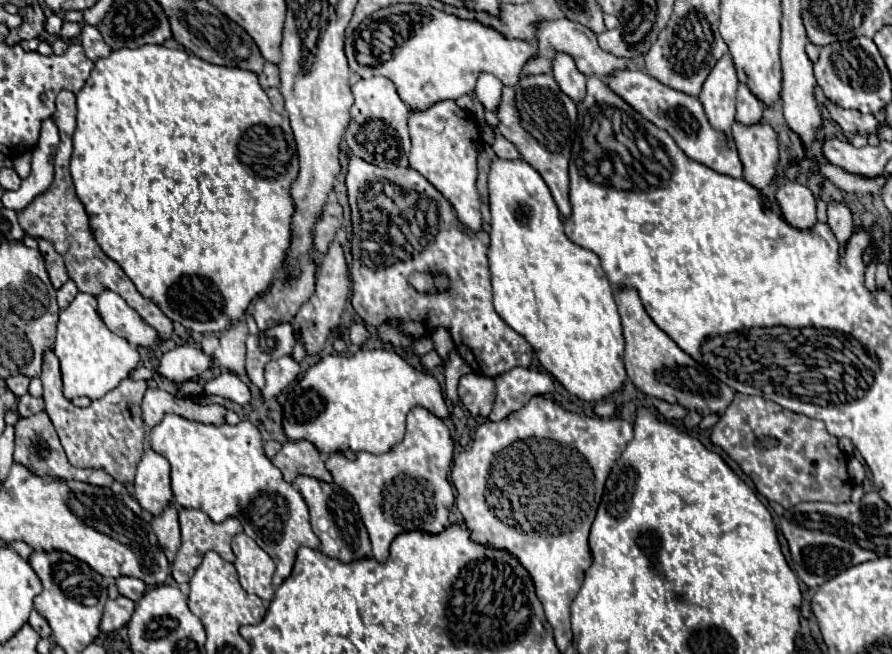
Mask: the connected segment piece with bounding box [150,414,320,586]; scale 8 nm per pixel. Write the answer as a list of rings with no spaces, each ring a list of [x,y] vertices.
[[[166,414],[164,420],[152,428],[150,444],[152,450],[168,458],[172,466],[170,478],[174,482],[172,490],[176,504],[184,508],[204,510],[214,522],[224,522],[226,518],[238,518],[244,526],[244,532],[274,560],[276,564],[276,572],[272,578],[274,586],[280,586],[290,576],[300,546],[310,546],[310,548],[320,546],[320,538],[310,528],[310,514],[302,494],[282,478],[282,472],[264,454],[264,442],[260,430],[252,422],[242,420],[236,426],[230,426],[226,422],[214,426],[214,424],[188,420],[176,414]]]

